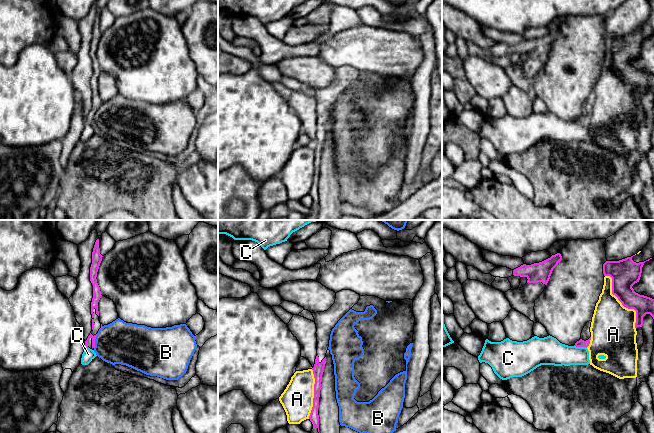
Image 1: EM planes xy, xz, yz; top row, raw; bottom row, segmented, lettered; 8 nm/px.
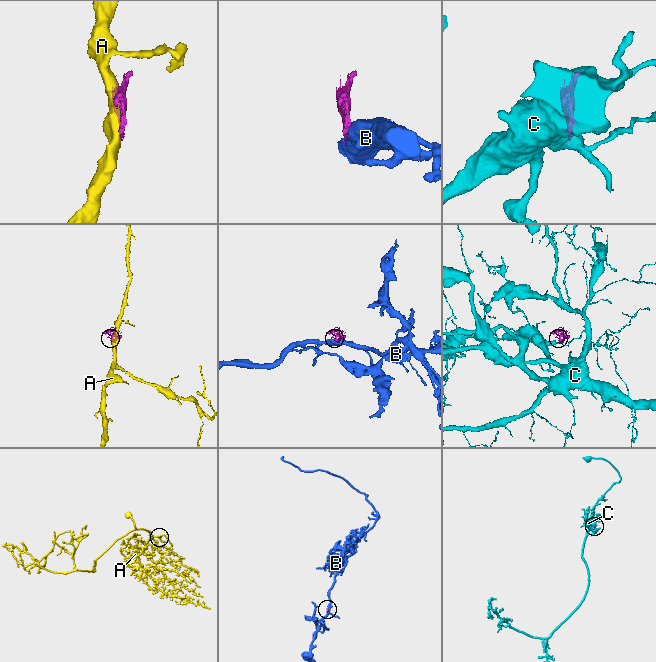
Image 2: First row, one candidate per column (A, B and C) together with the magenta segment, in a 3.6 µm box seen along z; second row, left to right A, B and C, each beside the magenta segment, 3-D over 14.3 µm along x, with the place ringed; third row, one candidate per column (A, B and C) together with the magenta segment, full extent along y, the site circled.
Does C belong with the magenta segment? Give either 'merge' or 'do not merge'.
do not merge

